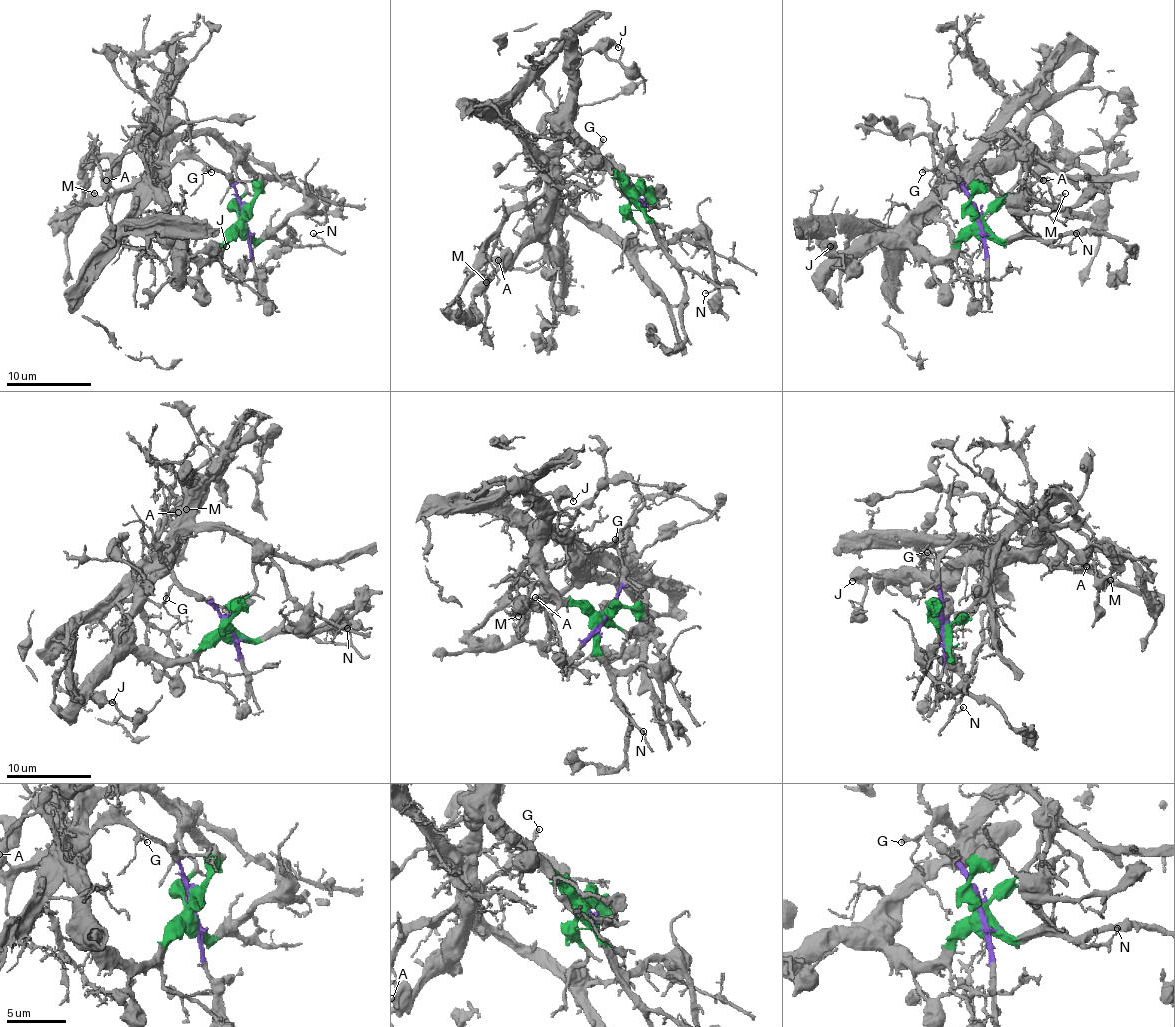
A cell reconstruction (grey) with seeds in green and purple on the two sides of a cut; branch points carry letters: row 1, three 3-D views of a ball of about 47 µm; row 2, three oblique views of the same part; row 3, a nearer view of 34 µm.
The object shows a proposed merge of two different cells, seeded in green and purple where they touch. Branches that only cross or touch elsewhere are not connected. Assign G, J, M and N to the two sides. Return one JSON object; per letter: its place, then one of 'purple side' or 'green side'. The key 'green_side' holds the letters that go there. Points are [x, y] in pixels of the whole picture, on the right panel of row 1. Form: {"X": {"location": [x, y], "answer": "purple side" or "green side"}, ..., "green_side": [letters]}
{"G": {"location": [922, 172], "answer": "purple side"}, "J": {"location": [830, 246], "answer": "green side"}, "M": {"location": [1065, 193], "answer": "purple side"}, "N": {"location": [1076, 233], "answer": "green side"}, "green_side": ["J", "N"]}

